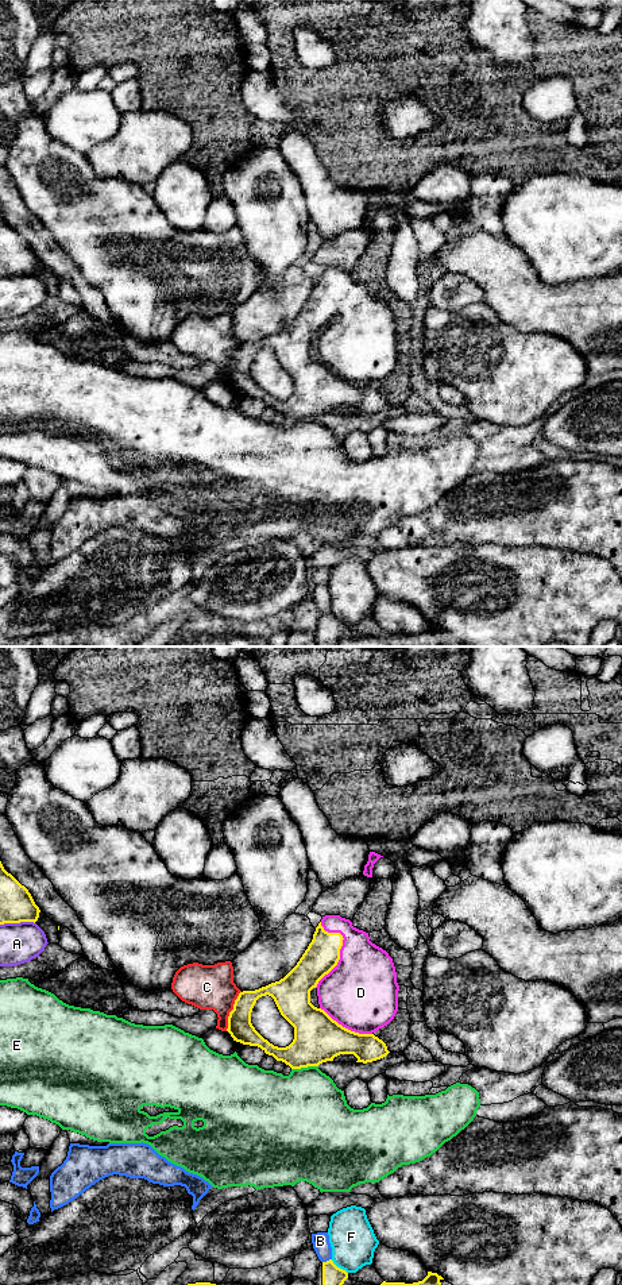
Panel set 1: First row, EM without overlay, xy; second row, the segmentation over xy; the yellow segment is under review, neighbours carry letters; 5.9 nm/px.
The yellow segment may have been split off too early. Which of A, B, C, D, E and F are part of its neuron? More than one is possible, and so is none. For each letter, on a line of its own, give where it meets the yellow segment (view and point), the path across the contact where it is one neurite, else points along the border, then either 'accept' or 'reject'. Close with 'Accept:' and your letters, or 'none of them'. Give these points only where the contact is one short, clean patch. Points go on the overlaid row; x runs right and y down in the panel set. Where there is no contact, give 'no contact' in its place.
A: meets yellow in xy at (16, 922); reject
B: meets yellow in xy at (327, 1261); reject
C: meets yellow in xy at (231, 1011); reject
D: meets yellow in xy at (340, 948); accept
E: meets yellow in xy at (304, 1067); reject
F: meets yellow in xy at (339, 1268); reject
Accept: D

